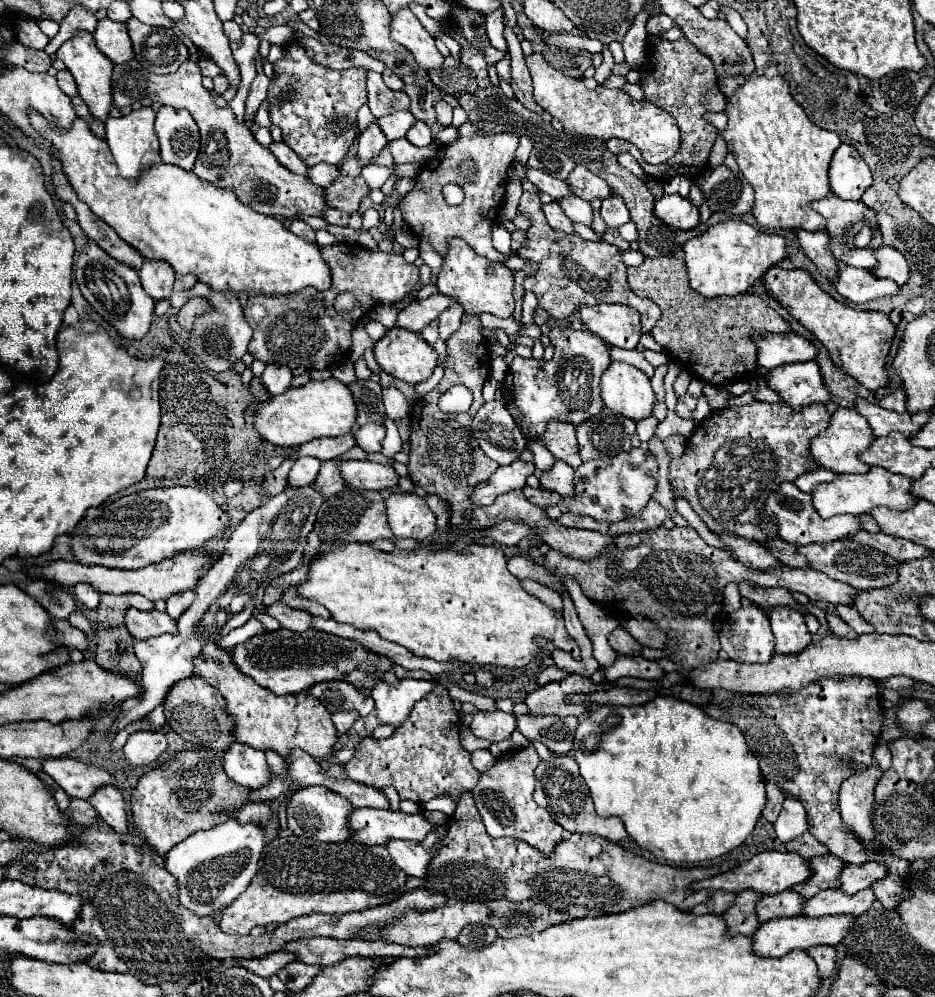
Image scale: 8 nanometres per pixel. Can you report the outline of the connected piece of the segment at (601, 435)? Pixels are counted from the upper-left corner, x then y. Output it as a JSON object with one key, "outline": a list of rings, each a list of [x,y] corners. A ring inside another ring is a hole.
{"outline":[[[604,408],[598,416],[580,424],[576,432],[578,432],[580,458],[584,462],[596,458],[608,460],[632,448],[630,438],[636,432],[636,422]]]}

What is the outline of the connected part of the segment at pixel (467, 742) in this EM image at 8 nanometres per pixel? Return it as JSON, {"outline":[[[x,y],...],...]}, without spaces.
{"outline":[[[466,726],[460,730],[460,742],[462,742],[464,750],[468,750],[468,752],[474,752],[474,750],[478,750],[478,748],[488,748],[488,746],[490,746],[488,740],[478,740],[478,738],[470,732],[470,728],[466,728]]]}

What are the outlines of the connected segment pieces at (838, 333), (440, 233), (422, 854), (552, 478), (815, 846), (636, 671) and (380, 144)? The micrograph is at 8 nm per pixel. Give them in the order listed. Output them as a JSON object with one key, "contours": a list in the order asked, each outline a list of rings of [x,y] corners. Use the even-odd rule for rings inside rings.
{"contours":[[[[772,266],[764,274],[764,288],[776,302],[780,302],[780,306],[784,306],[804,328],[808,328],[824,344],[836,368],[844,370],[844,374],[858,380],[870,392],[876,392],[878,388],[884,388],[888,384],[884,364],[896,332],[896,326],[890,322],[888,314],[852,310],[850,306],[836,302],[804,270],[784,270]]],[[[462,124],[458,130],[458,140],[450,146],[458,146],[458,148],[438,150],[436,160],[432,160],[432,164],[420,170],[416,186],[400,202],[402,216],[408,222],[410,230],[418,238],[428,238],[440,254],[446,252],[446,240],[458,236],[464,238],[474,248],[476,254],[492,262],[502,262],[506,256],[492,246],[490,230],[498,222],[498,210],[502,208],[504,190],[506,190],[508,166],[514,160],[518,136],[512,132],[480,136],[476,128],[472,128],[472,124]],[[450,182],[464,188],[466,198],[458,206],[450,206],[442,198],[442,186]]],[[[436,838],[430,850],[424,848],[420,842],[412,842],[412,840],[390,840],[386,848],[392,854],[394,864],[402,868],[408,876],[426,876],[430,860],[440,848],[440,838]]],[[[556,460],[554,468],[548,472],[542,472],[542,484],[548,490],[558,492],[562,498],[574,496],[574,470],[568,468],[568,464],[560,464],[560,460]]],[[[804,832],[804,834],[796,836],[794,840],[786,842],[786,850],[788,852],[796,852],[802,858],[808,858],[808,860],[816,858],[816,856],[826,856],[828,854],[828,848],[822,842],[818,842],[810,832]]],[[[618,654],[616,662],[608,668],[604,668],[604,676],[608,682],[616,682],[618,678],[624,678],[624,676],[634,676],[634,678],[644,678],[644,680],[660,680],[664,676],[664,672],[656,662],[650,662],[642,656]]],[[[376,122],[370,124],[368,130],[358,136],[358,154],[356,154],[358,164],[360,164],[360,166],[366,166],[366,164],[374,162],[374,160],[378,158],[380,150],[382,150],[386,144],[388,144],[388,140],[386,140],[384,134],[380,132],[378,124],[376,124]]]]}

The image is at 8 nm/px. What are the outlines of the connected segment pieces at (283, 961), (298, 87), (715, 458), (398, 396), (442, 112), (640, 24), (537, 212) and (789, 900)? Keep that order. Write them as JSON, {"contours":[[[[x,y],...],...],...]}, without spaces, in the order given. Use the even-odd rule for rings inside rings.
{"contours":[[[[276,952],[272,956],[264,956],[264,960],[234,960],[234,962],[230,962],[230,966],[238,964],[242,968],[248,968],[254,974],[260,974],[262,978],[270,978],[294,960],[298,960],[294,952]]],[[[290,40],[284,48],[284,58],[274,62],[274,78],[268,88],[270,122],[282,130],[284,142],[304,160],[306,166],[326,162],[338,166],[352,140],[358,136],[356,112],[366,104],[366,70],[330,70],[312,62],[298,40]],[[284,90],[294,94],[292,100],[284,100]]],[[[750,402],[740,408],[714,410],[708,420],[696,424],[694,434],[686,442],[684,454],[670,462],[670,484],[674,486],[674,494],[684,496],[702,522],[714,532],[732,532],[756,542],[776,538],[776,524],[762,518],[758,510],[764,506],[766,496],[782,482],[792,482],[800,474],[816,468],[816,462],[808,452],[808,444],[828,428],[828,422],[830,414],[824,404],[808,404],[798,412],[788,408],[784,402]]],[[[390,386],[390,388],[382,388],[382,400],[386,406],[386,414],[390,420],[398,422],[402,418],[406,418],[410,414],[412,408],[412,400],[408,400],[398,388]]],[[[440,100],[440,102],[438,102],[434,108],[436,108],[438,124],[442,124],[442,126],[450,126],[450,122],[452,122],[452,106],[450,106],[448,102]]],[[[646,4],[642,8],[642,12],[634,18],[634,24],[630,26],[630,30],[626,32],[626,36],[622,40],[624,54],[626,54],[626,62],[634,70],[638,70],[638,66],[644,62],[646,38],[648,38],[648,32],[644,32],[644,28],[646,28],[648,16],[652,16],[652,14],[654,14],[654,4]]],[[[524,192],[518,210],[532,220],[532,226],[526,232],[526,244],[518,250],[518,256],[538,264],[538,270],[526,278],[524,288],[536,294],[540,308],[544,308],[556,320],[566,320],[578,310],[580,304],[618,302],[636,308],[642,316],[642,334],[650,334],[660,318],[660,308],[652,300],[640,298],[630,290],[626,282],[626,264],[622,262],[622,252],[616,246],[604,240],[584,240],[578,234],[568,236],[562,232],[552,232],[544,220],[542,204],[536,192]]],[[[786,890],[786,892],[780,892],[780,894],[764,896],[756,904],[756,914],[758,914],[760,922],[784,918],[784,916],[800,916],[804,902],[806,902],[806,898],[802,898],[798,892]]]]}

